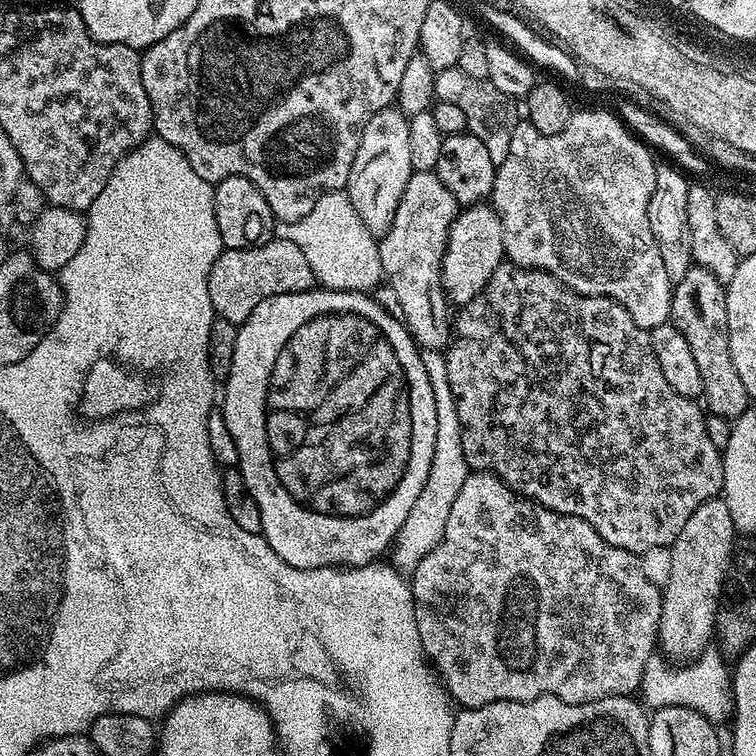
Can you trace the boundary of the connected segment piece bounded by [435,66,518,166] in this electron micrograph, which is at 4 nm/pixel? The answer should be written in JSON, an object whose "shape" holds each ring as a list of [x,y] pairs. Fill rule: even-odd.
{"shape":[[[457,66],[435,73],[435,99],[458,106],[458,110],[466,114],[467,131],[480,139],[490,158],[499,166],[510,150],[510,134],[514,134],[514,126],[518,123],[513,97],[502,93],[489,79],[470,78],[470,74]]]}

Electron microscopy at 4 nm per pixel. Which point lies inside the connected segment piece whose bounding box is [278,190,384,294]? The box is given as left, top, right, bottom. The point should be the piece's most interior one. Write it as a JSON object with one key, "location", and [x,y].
{"location":[344,254]}

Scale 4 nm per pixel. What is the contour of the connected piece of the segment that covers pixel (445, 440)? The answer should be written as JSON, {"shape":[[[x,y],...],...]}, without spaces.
{"shape":[[[425,348],[420,353],[426,366],[426,378],[430,378],[430,390],[434,390],[434,410],[440,408],[440,416],[435,416],[434,458],[430,462],[430,474],[426,478],[426,486],[422,486],[422,494],[418,494],[414,506],[406,522],[398,530],[394,543],[390,548],[390,557],[404,574],[411,573],[413,568],[442,542],[446,534],[446,522],[450,518],[450,506],[454,506],[454,498],[458,498],[458,490],[462,490],[462,482],[466,482],[470,471],[466,462],[466,454],[462,454],[462,426],[458,422],[458,410],[454,406],[454,394],[450,394],[450,378],[446,378],[445,353],[434,348]]]}

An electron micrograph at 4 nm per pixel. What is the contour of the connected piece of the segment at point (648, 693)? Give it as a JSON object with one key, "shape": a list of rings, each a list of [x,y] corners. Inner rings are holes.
{"shape":[[[705,650],[691,662],[681,663],[684,664],[681,668],[675,668],[660,655],[661,653],[655,652],[646,660],[643,676],[640,679],[638,690],[643,703],[649,709],[669,708],[670,706],[690,708],[717,726],[727,725],[733,719],[733,673],[730,671],[729,661],[719,651]]]}

